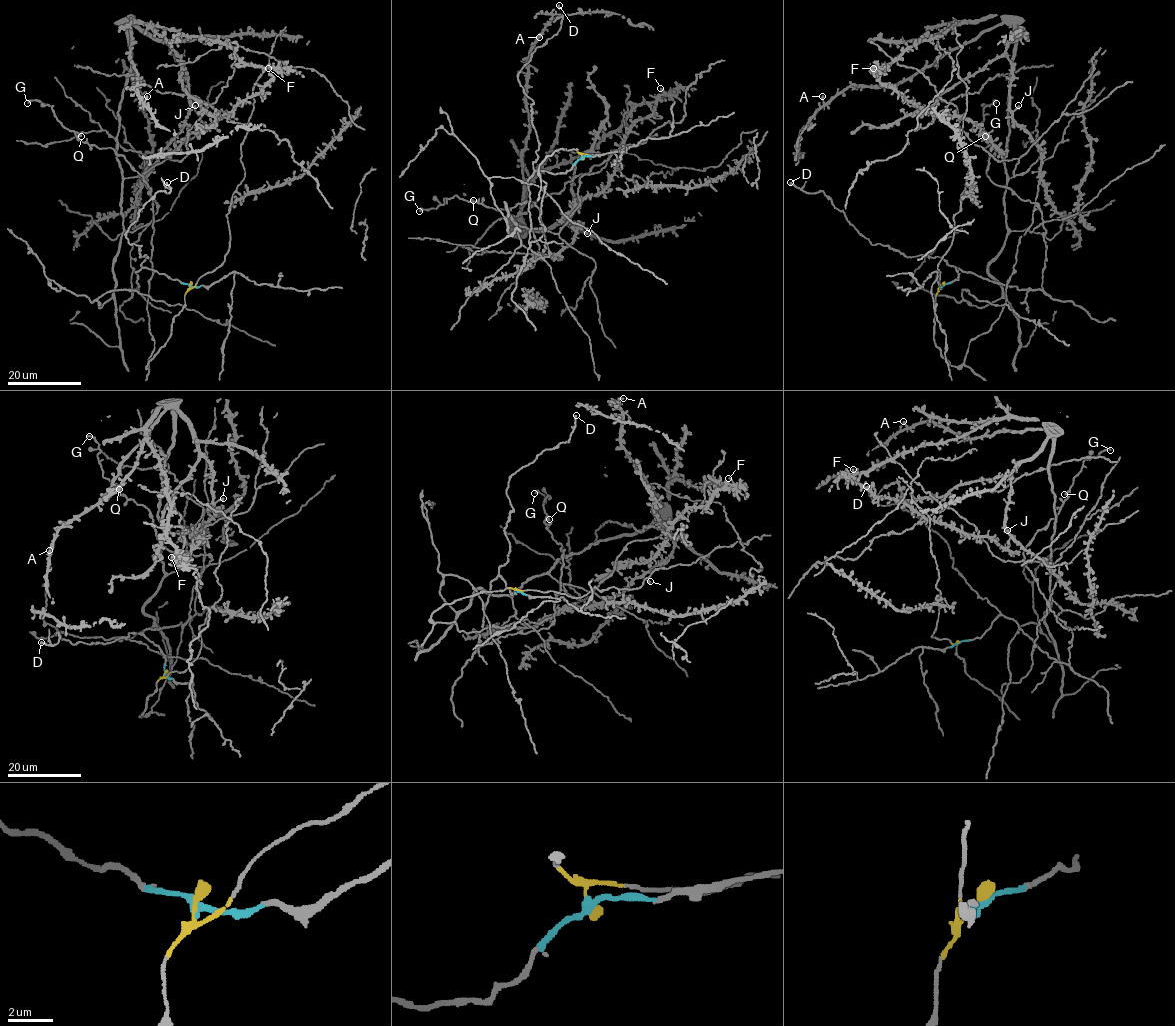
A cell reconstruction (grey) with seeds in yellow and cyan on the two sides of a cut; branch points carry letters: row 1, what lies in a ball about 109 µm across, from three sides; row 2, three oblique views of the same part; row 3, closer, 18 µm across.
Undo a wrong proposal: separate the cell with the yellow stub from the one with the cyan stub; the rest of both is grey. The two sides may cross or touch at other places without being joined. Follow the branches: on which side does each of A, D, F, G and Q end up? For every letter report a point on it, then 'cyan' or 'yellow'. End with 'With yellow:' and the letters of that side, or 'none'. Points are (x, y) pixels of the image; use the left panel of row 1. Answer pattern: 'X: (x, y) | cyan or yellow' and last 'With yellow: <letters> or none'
A: (147, 96) | yellow
D: (167, 182) | cyan
F: (268, 68) | yellow
G: (27, 103) | cyan
Q: (81, 136) | cyan
With yellow: A, F

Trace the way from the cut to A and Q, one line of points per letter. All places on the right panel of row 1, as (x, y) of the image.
A: (942, 286), (934, 341), (959, 366), (999, 316), (1040, 182), (1009, 107), (1015, 25), (822, 95)
Q: (942, 286), (958, 279), (958, 267), (1019, 289), (1042, 289), (1042, 213), (986, 175), (995, 148), (984, 136)

